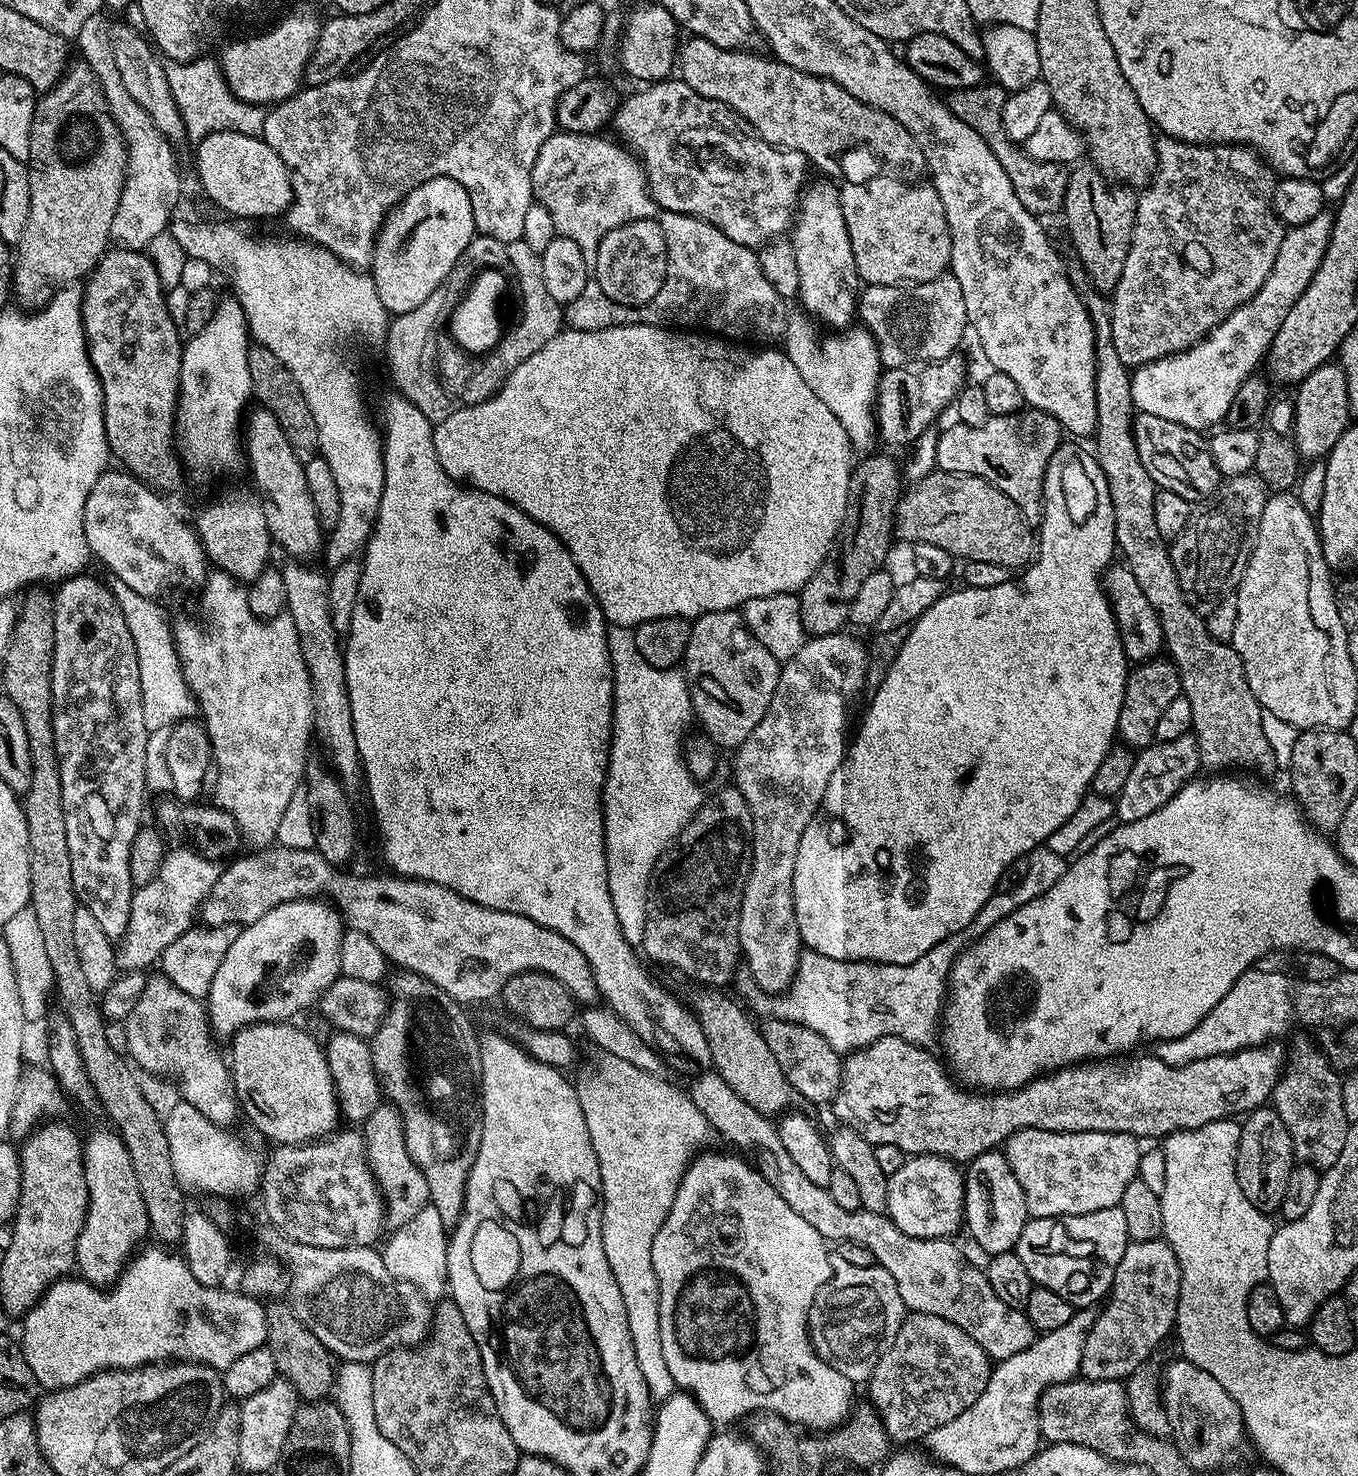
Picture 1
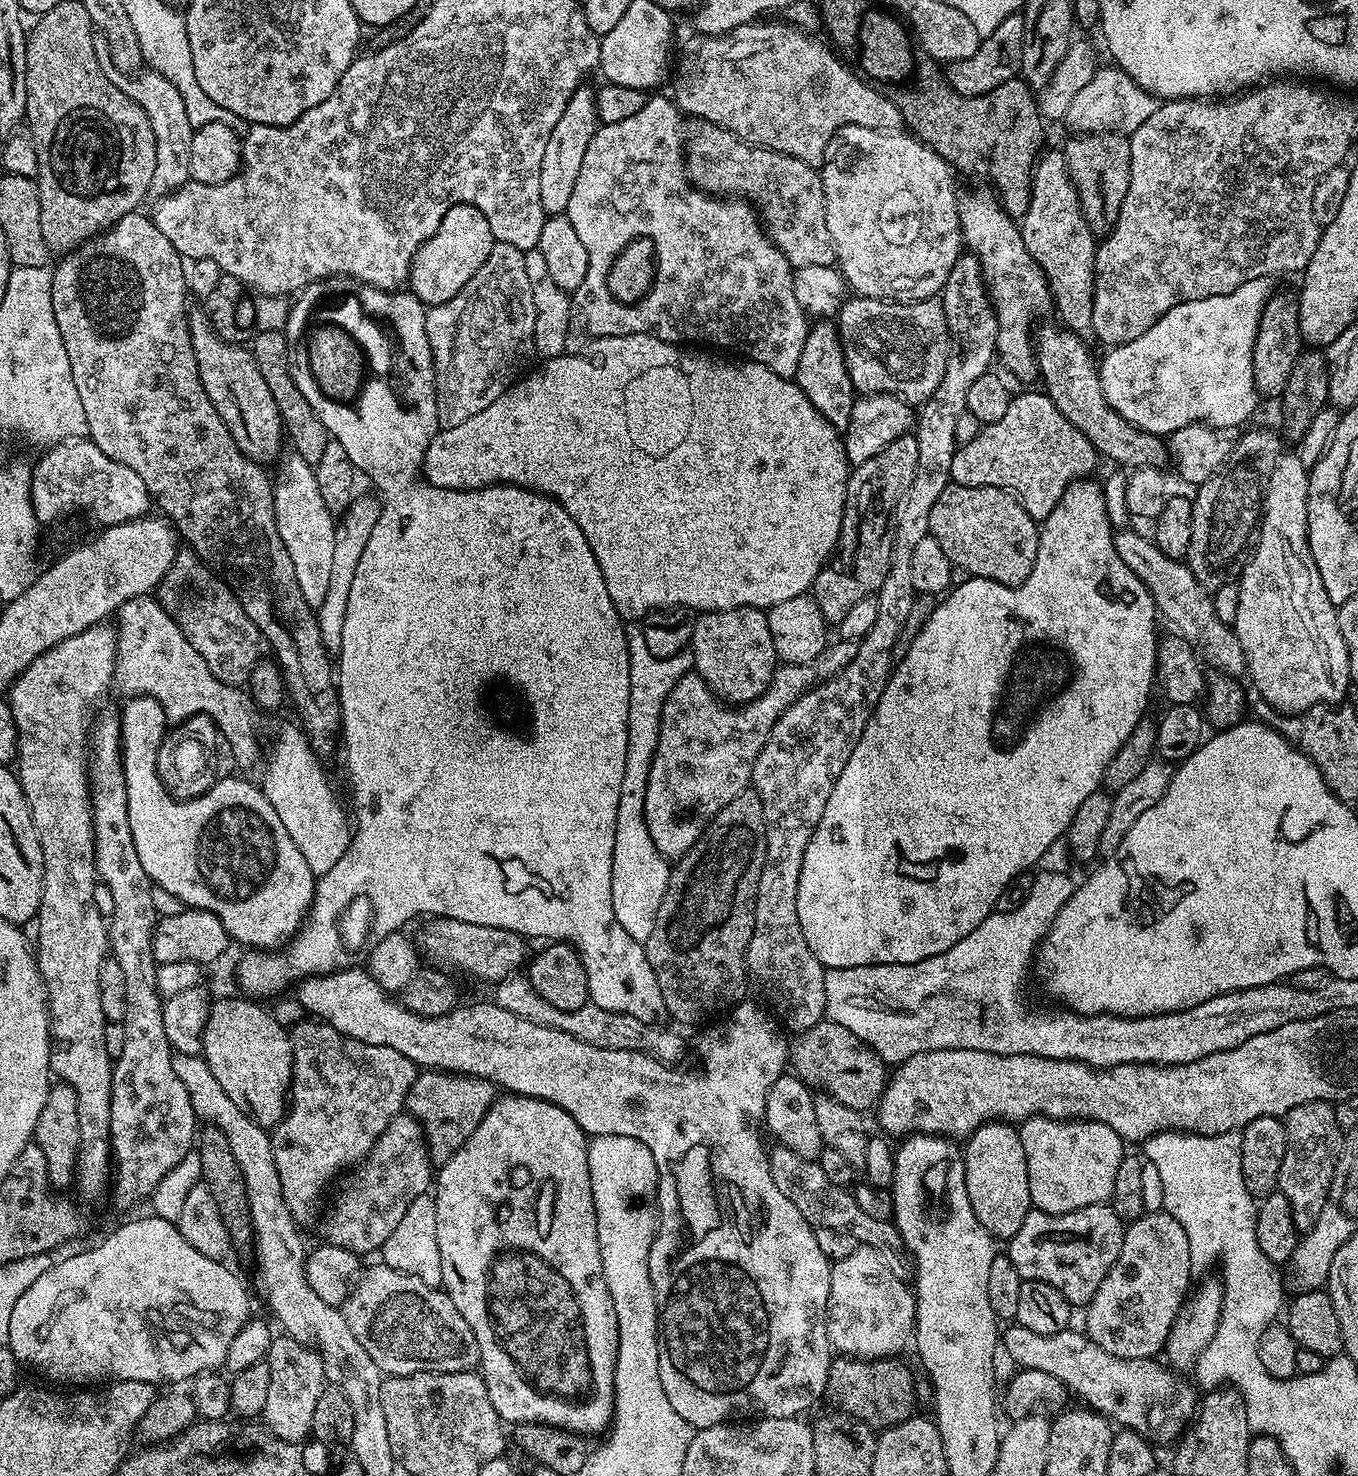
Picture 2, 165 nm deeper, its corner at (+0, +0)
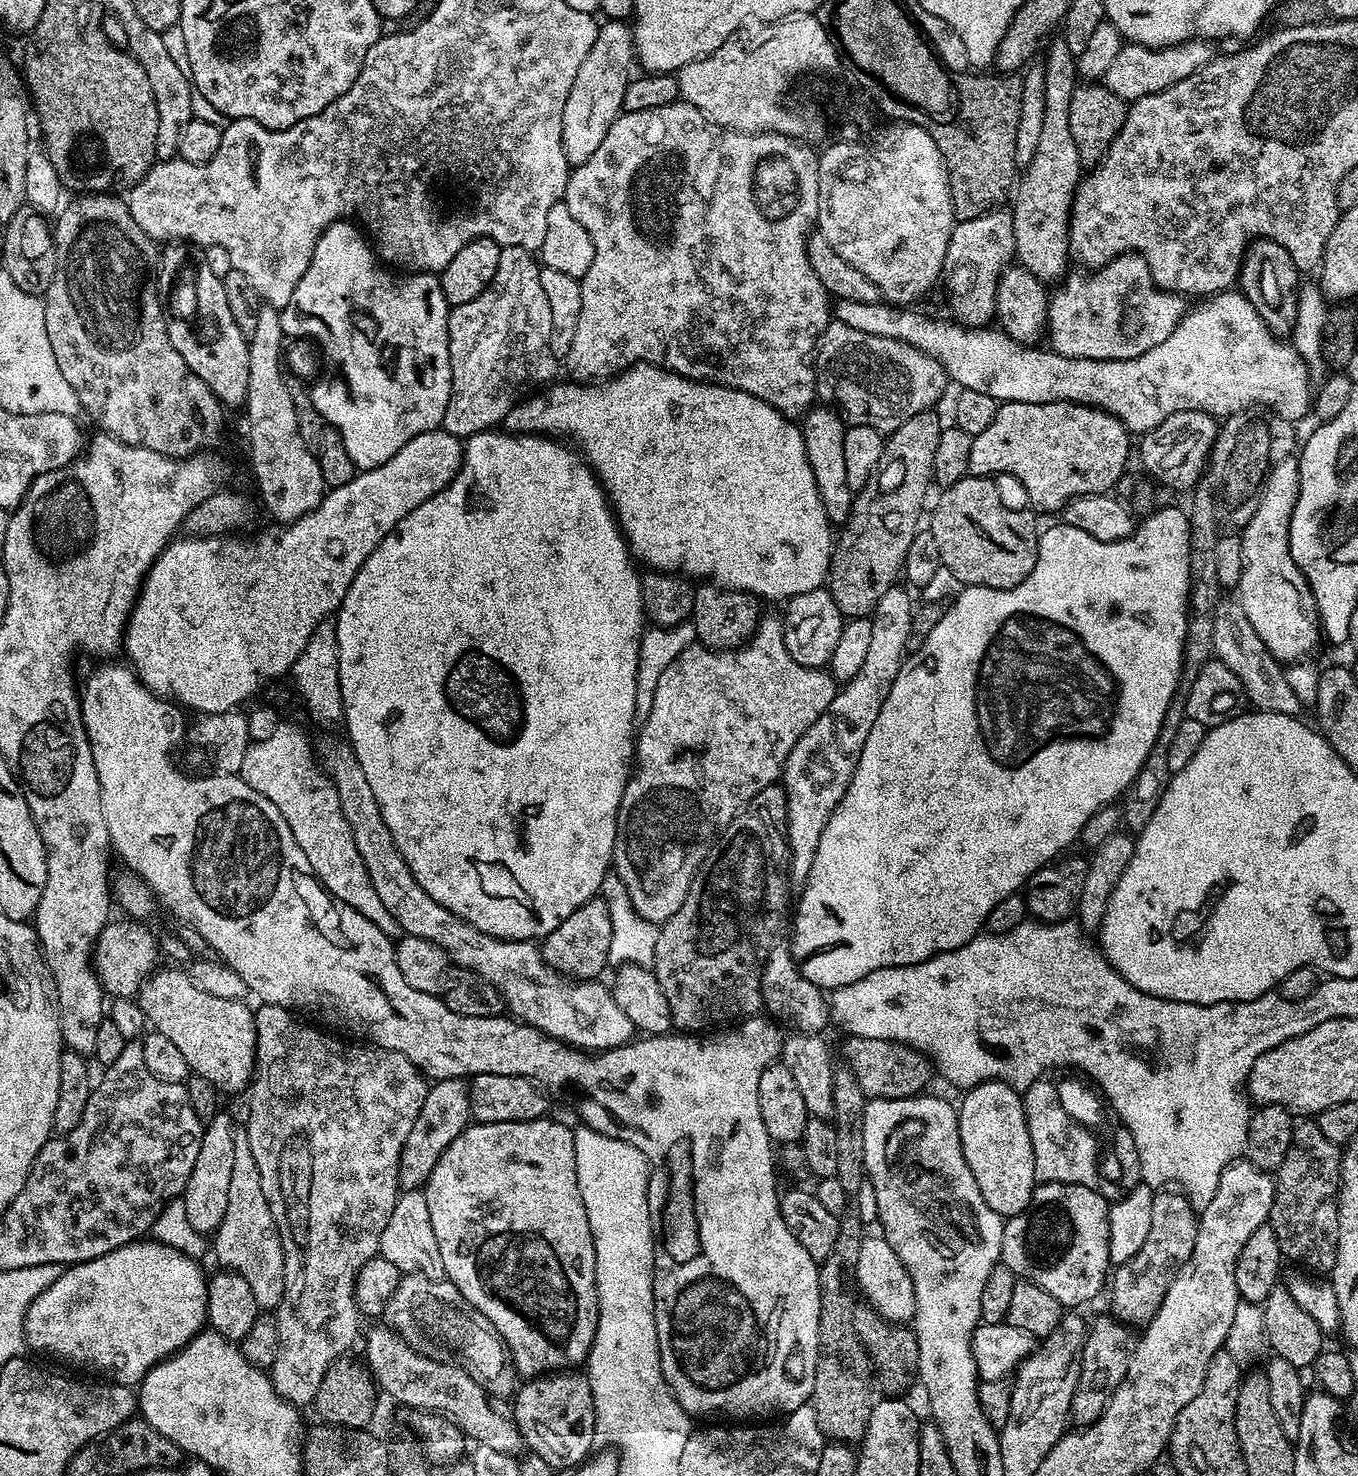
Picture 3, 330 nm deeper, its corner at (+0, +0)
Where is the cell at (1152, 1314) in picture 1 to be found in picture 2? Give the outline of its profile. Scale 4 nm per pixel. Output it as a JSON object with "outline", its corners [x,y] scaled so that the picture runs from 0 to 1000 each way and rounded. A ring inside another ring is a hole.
{"outline":[[[856,820],[843,821],[828,831],[826,847],[820,858],[817,858],[814,866],[811,866],[811,871],[809,871],[806,879],[800,885],[799,889],[801,890],[798,892],[797,902],[806,909],[809,909],[814,917],[820,917],[824,921],[847,921],[853,919],[878,872],[878,864],[879,860],[876,855],[876,839],[873,839],[870,828]]]}

